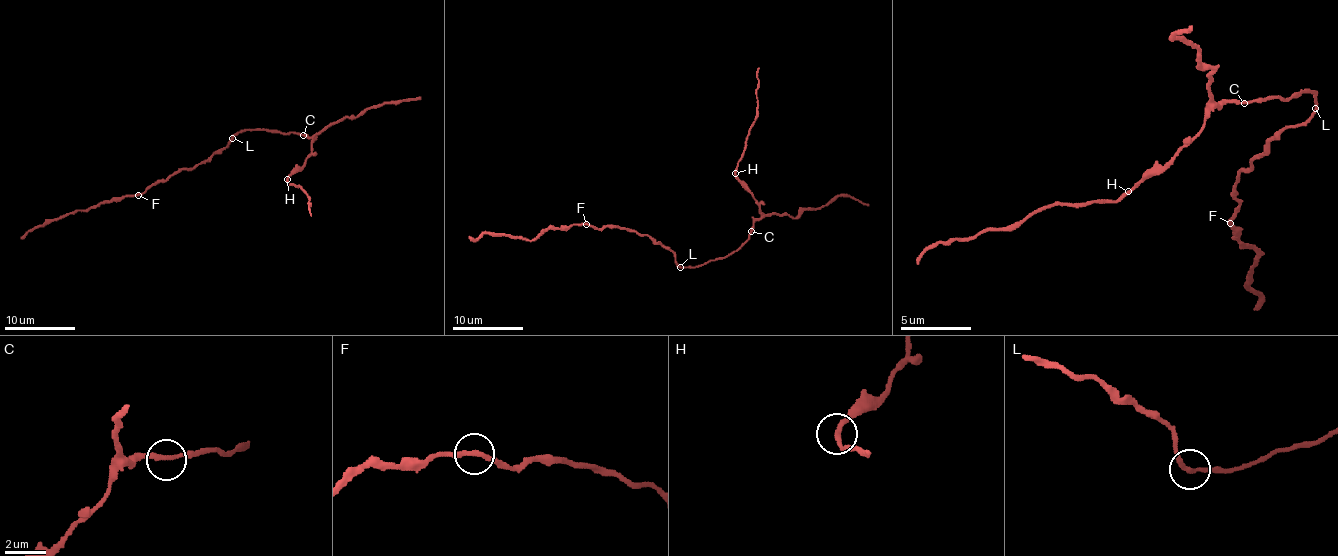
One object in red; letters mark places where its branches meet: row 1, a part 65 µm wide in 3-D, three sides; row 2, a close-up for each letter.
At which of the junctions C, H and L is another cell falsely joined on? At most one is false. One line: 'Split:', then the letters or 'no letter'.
Split: no letter

